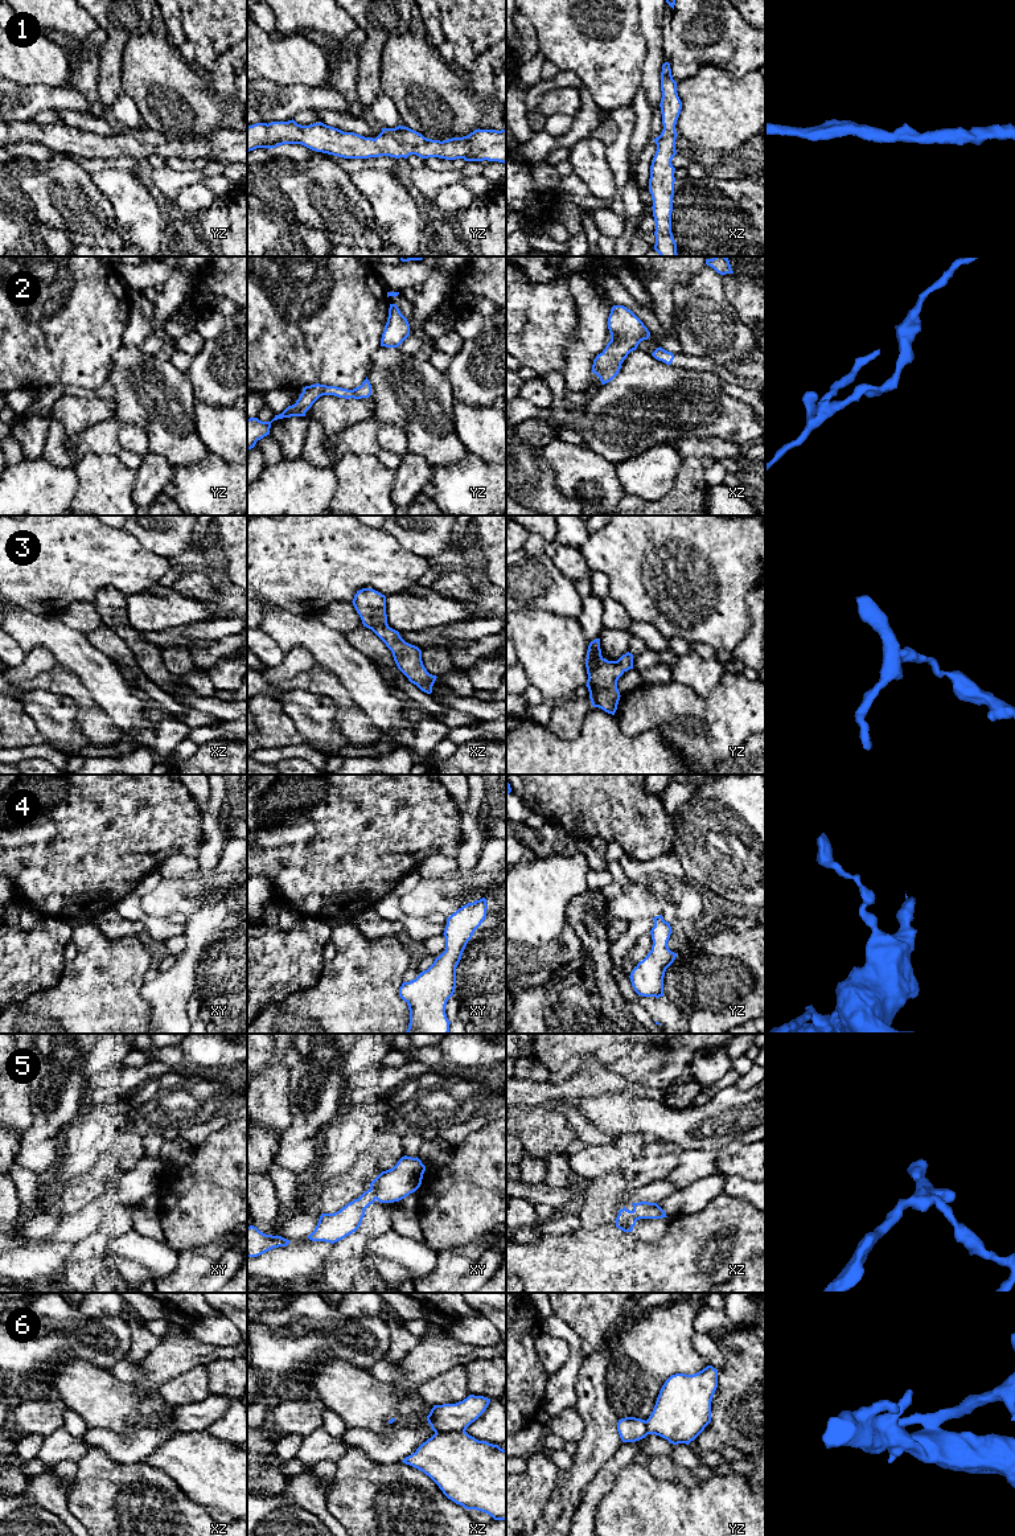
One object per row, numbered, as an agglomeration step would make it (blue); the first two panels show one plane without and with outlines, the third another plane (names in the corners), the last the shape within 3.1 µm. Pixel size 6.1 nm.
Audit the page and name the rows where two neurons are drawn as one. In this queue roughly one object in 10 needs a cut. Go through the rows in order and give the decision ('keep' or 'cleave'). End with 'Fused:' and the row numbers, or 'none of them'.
1: keep
2: keep
3: keep
4: keep
5: keep
6: cleave
Fused: 6

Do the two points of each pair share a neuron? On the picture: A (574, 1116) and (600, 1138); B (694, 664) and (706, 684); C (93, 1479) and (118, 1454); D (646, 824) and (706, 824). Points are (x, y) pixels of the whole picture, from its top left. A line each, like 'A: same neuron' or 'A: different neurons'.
A: same neuron
B: same neuron
C: different neurons
D: different neurons

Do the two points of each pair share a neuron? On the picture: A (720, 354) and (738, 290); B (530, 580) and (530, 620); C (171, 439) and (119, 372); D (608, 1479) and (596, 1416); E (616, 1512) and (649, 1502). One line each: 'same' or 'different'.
A: different
B: different
C: same
D: different
E: same

